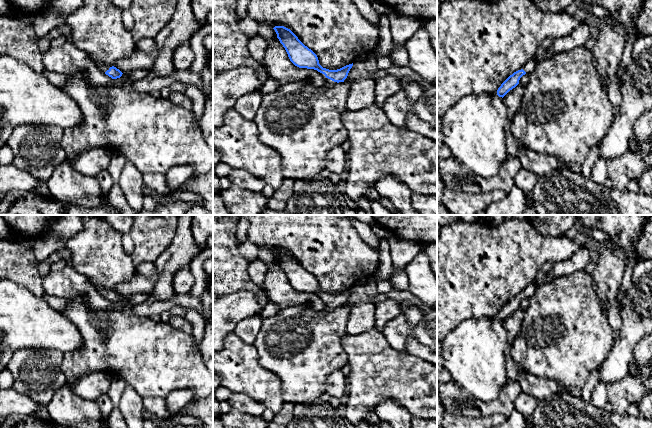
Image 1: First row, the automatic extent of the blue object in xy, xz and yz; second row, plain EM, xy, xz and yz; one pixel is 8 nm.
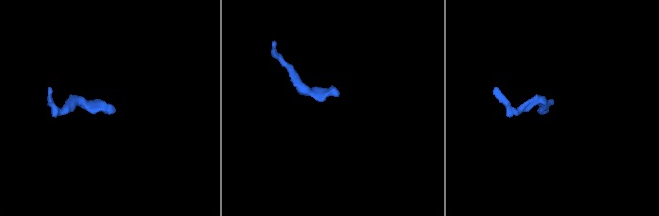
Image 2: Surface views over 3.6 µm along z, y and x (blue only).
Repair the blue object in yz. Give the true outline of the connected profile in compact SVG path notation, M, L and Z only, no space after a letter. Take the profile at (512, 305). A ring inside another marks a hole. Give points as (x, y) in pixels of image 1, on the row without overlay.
M535 282L529 284L521 294L514 296L501 308L497 314L497 319L503 322L510 314L519 308L520 302L525 298L530 298L537 288L538 286Z

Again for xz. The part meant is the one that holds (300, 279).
M275 250L273 253L290 285L299 292L314 293L324 298L326 301L324 310L334 310L336 307L344 306L347 302L353 287L337 294L323 292L319 288L317 279L305 270L290 253L284 250Z

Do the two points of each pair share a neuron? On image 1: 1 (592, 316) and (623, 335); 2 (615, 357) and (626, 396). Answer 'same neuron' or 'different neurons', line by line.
1: different neurons
2: different neurons

